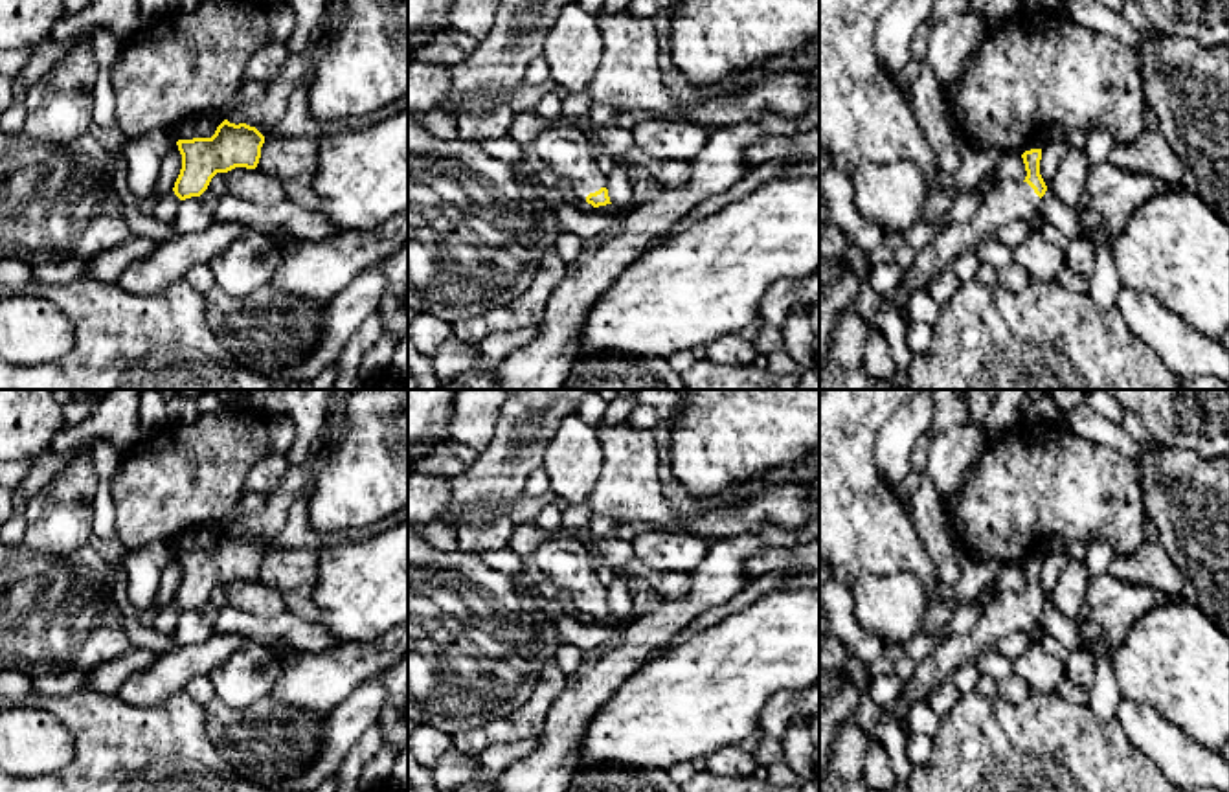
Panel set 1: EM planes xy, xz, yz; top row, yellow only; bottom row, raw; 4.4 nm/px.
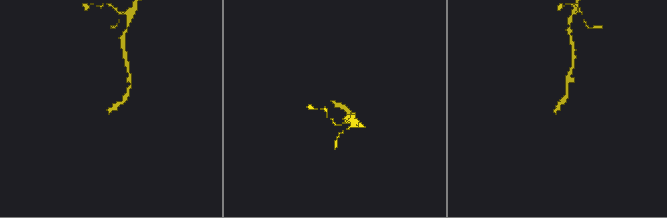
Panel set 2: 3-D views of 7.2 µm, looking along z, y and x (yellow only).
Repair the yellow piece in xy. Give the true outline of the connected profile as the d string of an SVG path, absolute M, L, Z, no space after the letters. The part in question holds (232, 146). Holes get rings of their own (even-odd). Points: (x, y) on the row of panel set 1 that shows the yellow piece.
M224 119L211 138L178 140L182 169L175 182L180 200L200 197L217 173L235 167L255 169L261 158L265 136L246 123Z

